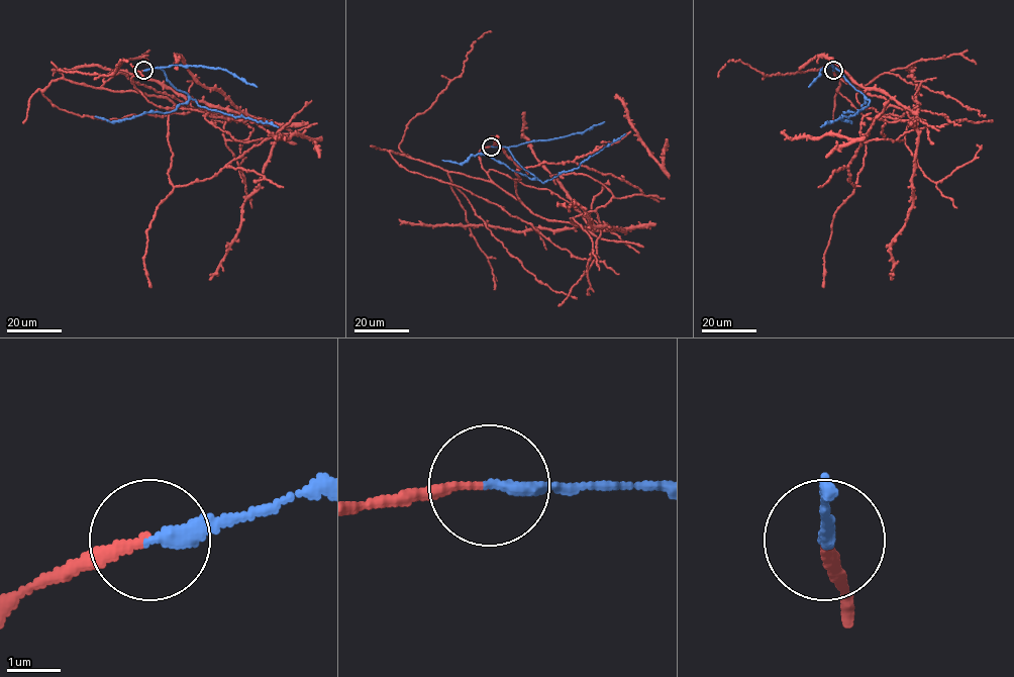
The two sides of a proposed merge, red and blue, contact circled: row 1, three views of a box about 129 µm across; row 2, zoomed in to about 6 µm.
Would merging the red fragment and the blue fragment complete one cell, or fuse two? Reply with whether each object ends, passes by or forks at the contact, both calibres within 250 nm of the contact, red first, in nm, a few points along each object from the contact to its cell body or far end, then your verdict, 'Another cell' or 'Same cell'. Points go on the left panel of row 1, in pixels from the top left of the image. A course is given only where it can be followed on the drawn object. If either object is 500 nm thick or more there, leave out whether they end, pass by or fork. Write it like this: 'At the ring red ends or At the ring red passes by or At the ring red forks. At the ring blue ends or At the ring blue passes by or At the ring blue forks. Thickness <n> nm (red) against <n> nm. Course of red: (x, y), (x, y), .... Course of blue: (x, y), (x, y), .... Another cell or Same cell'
At the ring red ends. At the ring blue ends. Thickness 190 nm (red) against 280 nm. Course of red: (143, 70), (133, 85), (159, 106), (262, 119), (186, 100), (120, 70), (79, 66), (53, 76). Course of blue: (143, 70), (161, 68), (189, 100), (168, 113), (144, 112), (112, 121), (95, 116). Same cell

